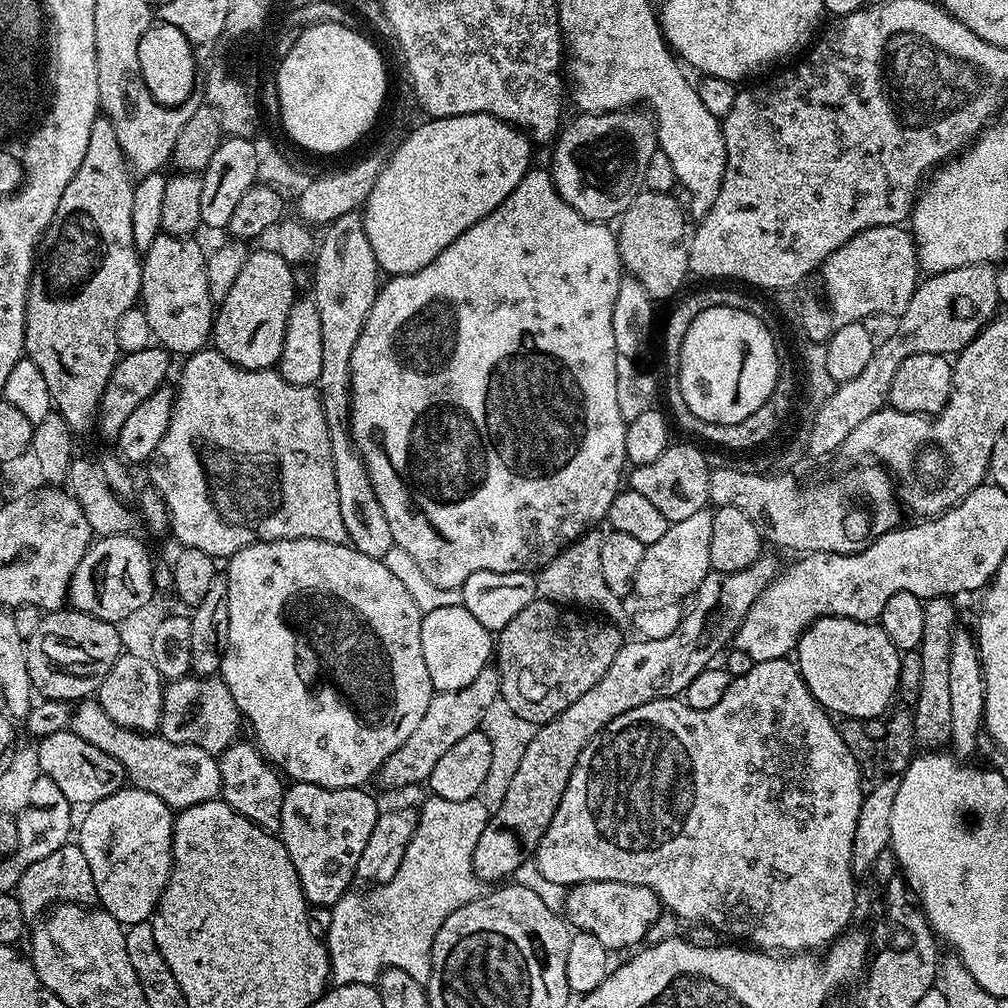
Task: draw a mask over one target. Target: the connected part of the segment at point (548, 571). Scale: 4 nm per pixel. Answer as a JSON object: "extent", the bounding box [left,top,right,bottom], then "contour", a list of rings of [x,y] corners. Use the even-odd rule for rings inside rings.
{"extent":[536,529,632,629],"contour":[[[587,529],[574,543],[561,549],[555,558],[544,568],[537,571],[536,593],[539,599],[554,601],[561,606],[583,608],[582,606],[598,606],[604,609],[603,615],[617,628],[627,629],[632,622],[627,601],[610,590],[603,581],[602,542],[605,535],[599,529]]]}

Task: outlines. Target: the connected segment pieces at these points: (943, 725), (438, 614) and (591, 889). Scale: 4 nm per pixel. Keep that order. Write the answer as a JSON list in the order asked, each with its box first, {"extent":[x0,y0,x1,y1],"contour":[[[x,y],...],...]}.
[{"extent":[912,596,958,750],"contour":[[[935,596],[924,601],[922,614],[922,642],[920,655],[920,685],[916,688],[916,708],[912,721],[916,731],[916,742],[924,750],[940,750],[949,743],[950,734],[950,648],[954,634],[958,631],[956,608],[946,596]]]},{"extent":[422,604,494,692],"contour":[[[460,604],[449,608],[439,608],[433,612],[423,613],[422,616],[422,658],[426,658],[426,671],[430,673],[430,682],[436,692],[462,690],[462,686],[470,686],[484,668],[489,667],[494,656],[494,636]]]},{"extent":[563,882,662,950],"contour":[[[582,882],[571,885],[564,897],[563,915],[573,929],[594,934],[602,946],[610,950],[632,950],[652,928],[652,923],[662,913],[660,899],[646,886],[634,886],[626,882]]]}]

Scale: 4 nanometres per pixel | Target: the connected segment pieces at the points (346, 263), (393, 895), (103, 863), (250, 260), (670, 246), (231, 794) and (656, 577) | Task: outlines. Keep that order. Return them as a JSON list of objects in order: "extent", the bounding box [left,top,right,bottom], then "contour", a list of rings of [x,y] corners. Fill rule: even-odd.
[{"extent":[310,211,394,560],"contour":[[[359,211],[342,214],[327,225],[323,232],[324,241],[321,239],[315,249],[316,268],[311,273],[310,292],[322,324],[322,372],[318,391],[332,443],[334,482],[338,482],[338,507],[342,509],[342,522],[346,525],[348,543],[362,554],[370,554],[370,558],[383,560],[384,555],[394,547],[390,522],[386,522],[386,514],[370,486],[368,474],[364,471],[364,464],[350,439],[348,427],[350,354],[354,354],[354,342],[358,342],[358,334],[362,334],[362,326],[370,314],[370,306],[374,306],[378,291],[378,269]]]},{"extent":[326,795,490,985],"contour":[[[429,795],[419,805],[416,829],[404,847],[404,857],[394,878],[371,890],[364,890],[368,892],[349,890],[337,904],[332,905],[326,947],[333,985],[365,983],[364,960],[377,960],[381,969],[406,970],[410,978],[427,985],[432,969],[432,943],[442,922],[450,914],[454,914],[454,910],[466,906],[466,902],[490,891],[489,885],[479,880],[472,869],[474,846],[490,819],[490,808],[482,801],[483,799],[477,798],[466,802],[450,802],[447,798]]]},{"extent":[78,786,173,926],"contour":[[[133,786],[118,789],[110,798],[102,798],[97,804],[87,805],[84,821],[79,821],[78,843],[90,870],[94,873],[94,886],[99,907],[110,913],[113,918],[125,926],[137,924],[143,920],[151,921],[156,903],[168,885],[172,873],[172,822],[173,809],[155,794]]]},{"extent":[211,246,298,368],"contour":[[[261,246],[249,251],[246,266],[242,266],[242,271],[238,273],[234,286],[230,286],[230,294],[226,294],[226,298],[219,301],[215,309],[211,343],[216,351],[221,352],[227,360],[234,362],[240,368],[272,368],[279,365],[287,319],[297,299],[298,289],[295,284],[293,265],[289,264],[286,258]]]},{"extent":[615,190,690,302],"contour":[[[641,190],[640,193],[634,198],[634,202],[630,202],[630,206],[624,211],[623,216],[619,217],[618,225],[615,229],[616,234],[616,245],[618,246],[618,254],[620,255],[620,263],[622,265],[623,271],[627,275],[633,276],[638,282],[642,282],[642,286],[646,290],[646,294],[652,296],[653,301],[660,302],[660,300],[668,300],[680,287],[684,284],[684,279],[689,279],[690,273],[688,271],[688,246],[689,241],[686,239],[686,232],[684,236],[684,216],[686,217],[685,209],[682,207],[682,204],[679,204],[675,200],[675,195],[672,192],[649,192],[647,190]]]},{"extent":[218,742,286,834],"contour":[[[252,742],[234,743],[226,751],[219,753],[218,761],[221,770],[220,791],[225,802],[238,810],[238,814],[250,818],[250,822],[254,822],[258,827],[273,834],[279,833],[286,784],[281,773],[265,759],[259,747]]]},{"extent":[635,507,713,598],"contour":[[[711,507],[698,510],[698,514],[690,514],[690,518],[673,520],[668,525],[666,534],[658,538],[658,542],[647,545],[642,558],[642,566],[638,566],[635,595],[662,596],[658,598],[691,597],[696,588],[706,578],[708,572],[713,571],[710,562],[710,537],[712,533]]]}]

